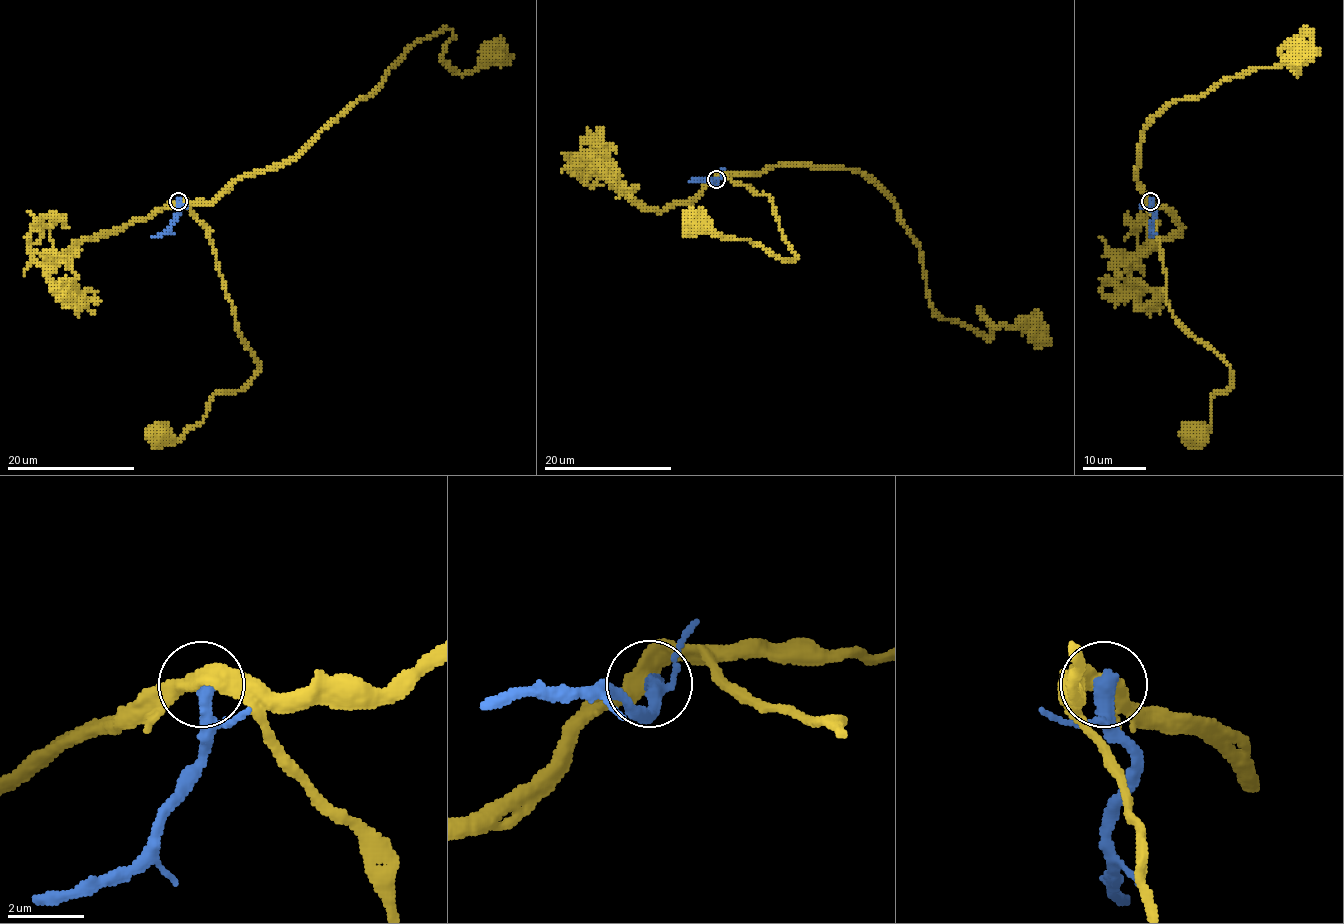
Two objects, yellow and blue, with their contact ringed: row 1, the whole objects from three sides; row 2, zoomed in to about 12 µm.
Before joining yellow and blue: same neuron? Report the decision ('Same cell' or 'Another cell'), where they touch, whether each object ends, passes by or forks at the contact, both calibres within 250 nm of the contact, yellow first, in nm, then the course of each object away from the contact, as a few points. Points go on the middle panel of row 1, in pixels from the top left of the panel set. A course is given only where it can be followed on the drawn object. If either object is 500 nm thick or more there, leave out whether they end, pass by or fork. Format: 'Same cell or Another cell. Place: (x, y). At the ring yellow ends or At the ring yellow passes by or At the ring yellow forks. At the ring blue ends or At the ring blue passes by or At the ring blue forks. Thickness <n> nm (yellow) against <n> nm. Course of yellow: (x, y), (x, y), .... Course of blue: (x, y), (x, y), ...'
Another cell. Place: (716, 179). At the ring yellow passes by. At the ring blue ends. Thickness 440 nm (yellow) against 480 nm. Course of yellow: (716, 179), (725, 174), (765, 194), (796, 257), (781, 259), (752, 241), (719, 237), (698, 222). Course of blue: (716, 179), (716, 184), (704, 179), (688, 182)

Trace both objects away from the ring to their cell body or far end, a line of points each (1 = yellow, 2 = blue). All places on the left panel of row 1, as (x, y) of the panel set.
1: (178, 201), (205, 228), (237, 332), (258, 367), (244, 386), (218, 391), (205, 417), (175, 441), (160, 434)
2: (178, 201), (176, 220), (167, 231), (151, 238)

